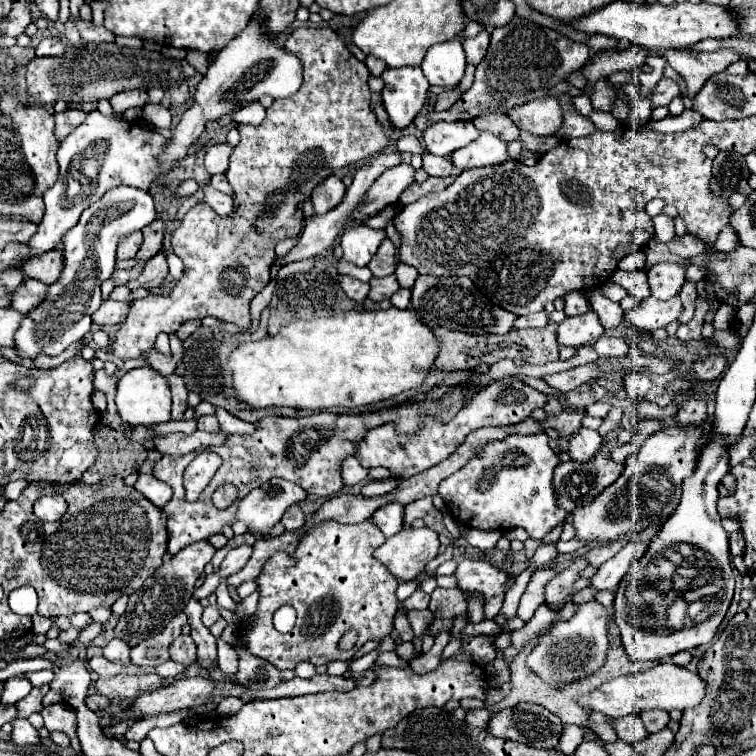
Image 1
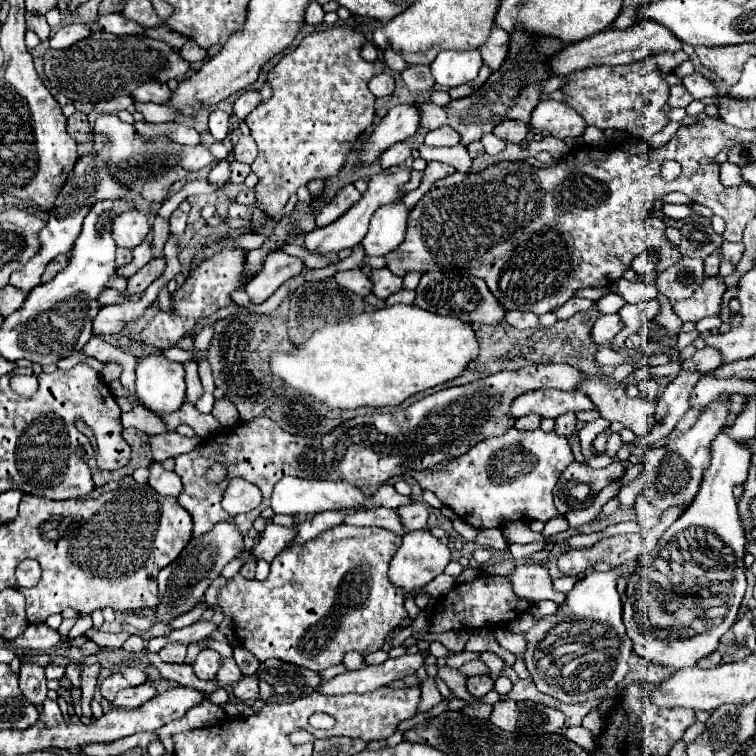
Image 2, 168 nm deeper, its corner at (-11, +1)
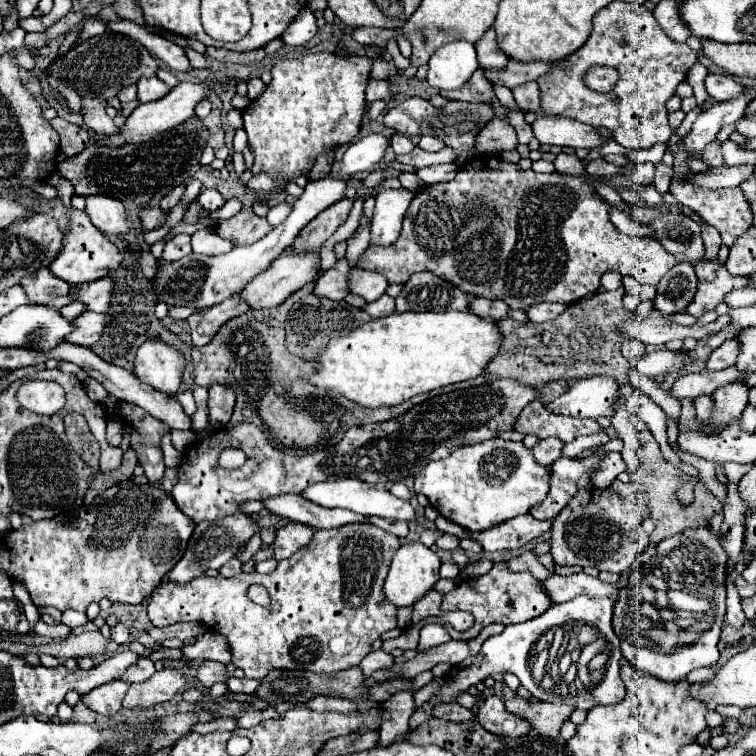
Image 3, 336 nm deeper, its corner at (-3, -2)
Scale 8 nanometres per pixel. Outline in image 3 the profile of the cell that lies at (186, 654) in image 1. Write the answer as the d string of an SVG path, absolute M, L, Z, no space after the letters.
M203 660L203 664L197 668L197 680L205 688L211 688L215 682L225 682L227 680L227 668L221 662Z

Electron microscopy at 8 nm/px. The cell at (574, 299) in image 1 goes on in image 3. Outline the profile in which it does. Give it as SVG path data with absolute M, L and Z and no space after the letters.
M535 304L527 310L527 316L531 322L547 322L557 318L563 310L567 308L567 304Z

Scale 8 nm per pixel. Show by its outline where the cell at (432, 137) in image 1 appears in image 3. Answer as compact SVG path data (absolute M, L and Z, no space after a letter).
M421 136L419 144L417 144L421 150L427 150L427 152L439 152L445 148L445 144L439 140L439 138L433 138L433 136Z

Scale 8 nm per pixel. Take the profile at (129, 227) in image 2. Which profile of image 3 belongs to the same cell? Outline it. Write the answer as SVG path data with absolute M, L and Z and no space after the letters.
M87 196L85 212L89 214L93 226L109 236L125 236L129 232L129 222L125 208L119 200L109 196Z

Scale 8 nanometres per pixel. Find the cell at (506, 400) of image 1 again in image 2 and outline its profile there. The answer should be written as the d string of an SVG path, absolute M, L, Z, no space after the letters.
M539 389L539 391L519 395L513 403L511 413L515 417L523 417L527 413L537 413L541 417L559 417L563 413L579 413L587 409L597 409L597 407L579 389L573 391Z

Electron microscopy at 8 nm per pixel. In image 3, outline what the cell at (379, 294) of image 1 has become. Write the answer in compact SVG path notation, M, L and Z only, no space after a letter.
M353 268L349 272L349 288L353 294L365 298L367 302L373 302L385 294L387 280L379 272L367 272L361 268Z

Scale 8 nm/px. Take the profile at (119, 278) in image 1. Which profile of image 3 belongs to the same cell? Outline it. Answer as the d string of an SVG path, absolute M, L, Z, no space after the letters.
M181 184L181 186L175 186L163 200L161 200L161 204L159 204L159 208L163 210L163 212L169 212L179 200L181 200L181 196L183 196L183 190L185 190L185 186Z

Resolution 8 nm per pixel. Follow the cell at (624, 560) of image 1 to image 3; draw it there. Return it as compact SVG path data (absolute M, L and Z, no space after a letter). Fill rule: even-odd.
M587 594L575 596L569 602L563 604L551 604L541 616L531 618L523 624L511 624L505 626L505 630L497 636L487 638L483 642L481 652L477 656L467 658L465 662L451 668L447 676L443 676L445 684L443 688L431 698L433 704L441 702L453 702L459 692L469 690L469 686L475 686L477 682L483 682L495 672L511 672L521 680L521 686L525 686L533 698L559 704L567 702L573 708L591 710L599 704L617 704L625 696L625 686L619 676L621 670L621 648L619 638L615 636L611 628L611 614L613 614L613 600L611 598L587 598ZM573 626L579 626L579 630L591 626L595 630L595 642L599 648L599 654L595 660L589 662L587 680L577 678L571 682L565 682L565 678L559 674L559 658L565 654L565 648L569 644Z

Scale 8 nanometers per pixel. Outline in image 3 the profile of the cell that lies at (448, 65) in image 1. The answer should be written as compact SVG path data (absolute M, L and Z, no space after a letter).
M449 42L431 56L427 82L437 90L455 90L461 88L477 68L479 60L471 42Z

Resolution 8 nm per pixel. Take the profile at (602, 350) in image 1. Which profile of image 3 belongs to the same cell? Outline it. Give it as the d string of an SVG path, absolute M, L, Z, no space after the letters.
M627 340L623 344L623 354L625 356L635 356L635 358L641 358L645 354L645 344L639 342L639 340Z

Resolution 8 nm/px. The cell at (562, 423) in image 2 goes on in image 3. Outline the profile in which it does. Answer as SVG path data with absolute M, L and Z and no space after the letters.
M545 438L545 440L541 440L533 448L535 460L539 464L543 464L543 466L551 466L555 460L559 460L563 456L563 446L565 446L565 442L559 442L559 438Z

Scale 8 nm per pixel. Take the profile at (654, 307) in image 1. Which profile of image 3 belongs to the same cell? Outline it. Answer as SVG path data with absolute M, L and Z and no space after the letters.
M697 262L695 264L695 272L699 278L699 286L697 286L697 294L693 298L693 302L687 306L687 314L699 318L705 312L711 312L717 308L717 304L723 302L723 296L727 292L731 292L733 288L743 288L747 286L747 278L739 278L739 276L731 276L725 266L721 262Z

